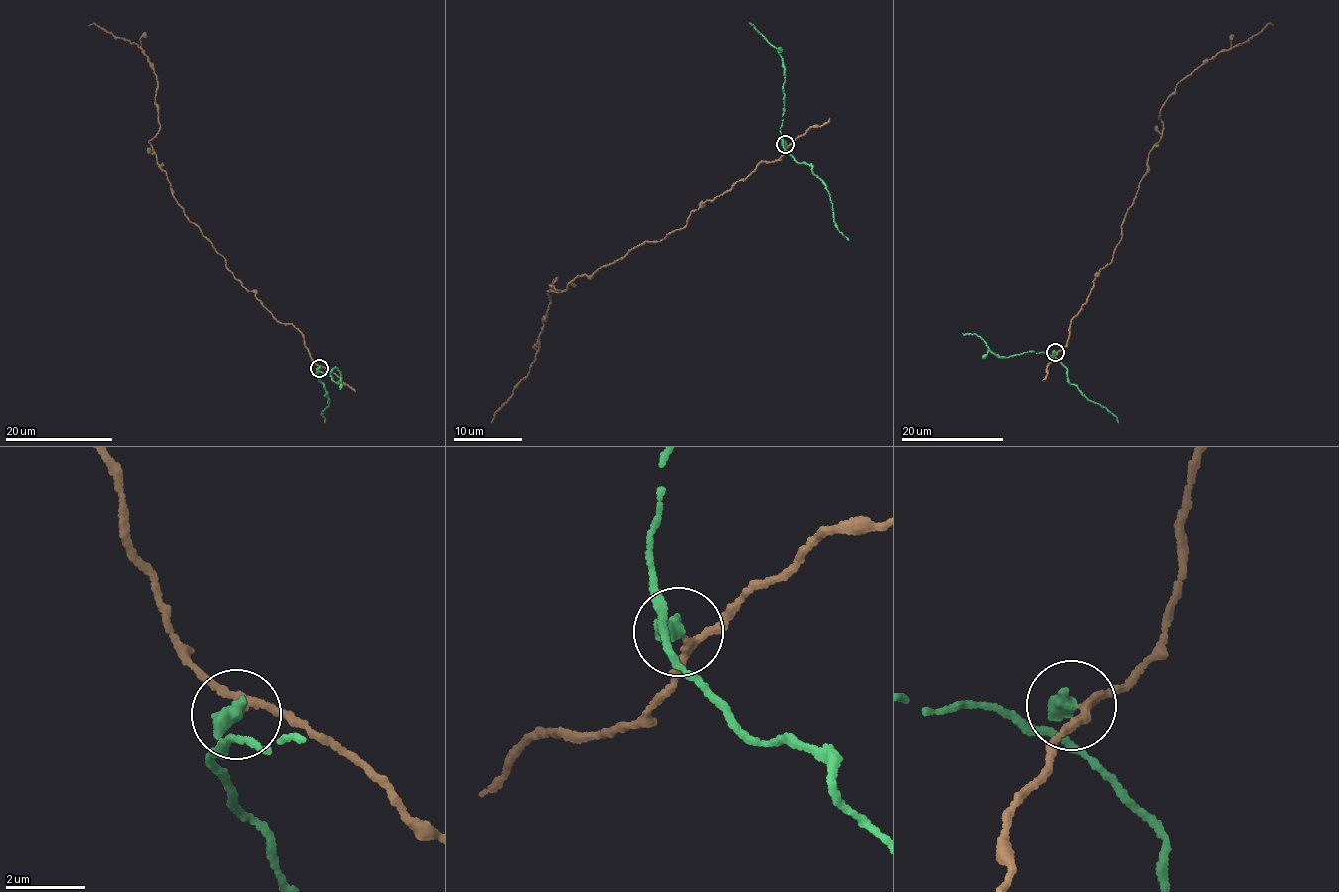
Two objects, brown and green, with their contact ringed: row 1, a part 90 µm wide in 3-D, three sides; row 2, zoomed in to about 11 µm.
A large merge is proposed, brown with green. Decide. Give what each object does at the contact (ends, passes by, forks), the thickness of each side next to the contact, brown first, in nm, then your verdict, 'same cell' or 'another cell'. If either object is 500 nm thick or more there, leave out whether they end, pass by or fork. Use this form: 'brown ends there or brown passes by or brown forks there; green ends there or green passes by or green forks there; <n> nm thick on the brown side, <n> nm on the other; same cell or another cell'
brown passes by; green ends there; 170 nm thick on the brown side, 440 nm on the other; same cell

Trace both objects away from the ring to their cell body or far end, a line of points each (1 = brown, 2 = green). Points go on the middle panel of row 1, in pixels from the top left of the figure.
1: (786, 145), (679, 230), (566, 289), (555, 292), (555, 277), (535, 359), (491, 422)
2: (786, 144), (781, 133), (784, 67), (777, 49), (749, 22)

